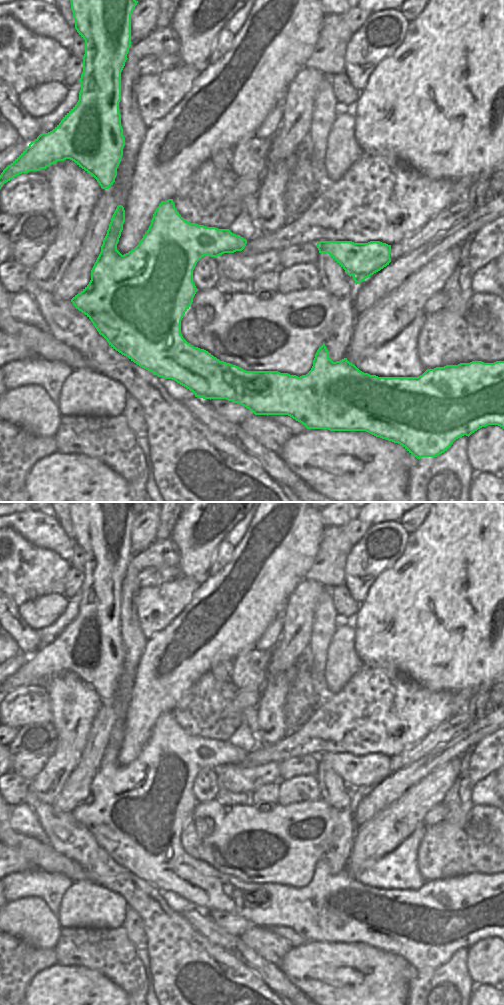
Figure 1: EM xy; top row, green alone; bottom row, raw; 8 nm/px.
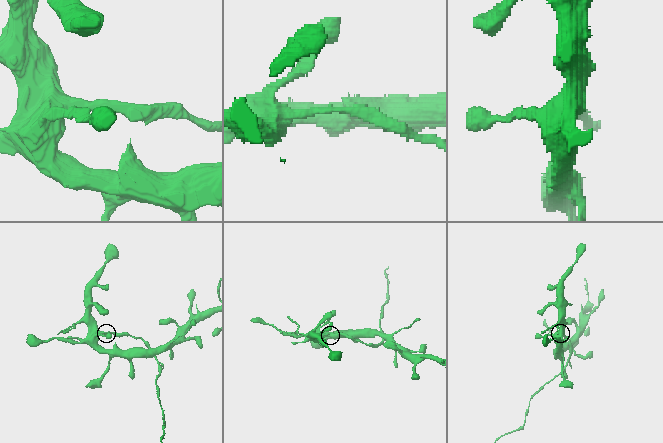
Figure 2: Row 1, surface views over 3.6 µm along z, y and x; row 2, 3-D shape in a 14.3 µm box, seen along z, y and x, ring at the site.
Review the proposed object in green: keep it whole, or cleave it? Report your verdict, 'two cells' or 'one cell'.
two cells

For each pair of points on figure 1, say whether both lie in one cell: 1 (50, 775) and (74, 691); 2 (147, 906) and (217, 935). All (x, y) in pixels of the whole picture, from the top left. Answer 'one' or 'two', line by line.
1: one
2: two

